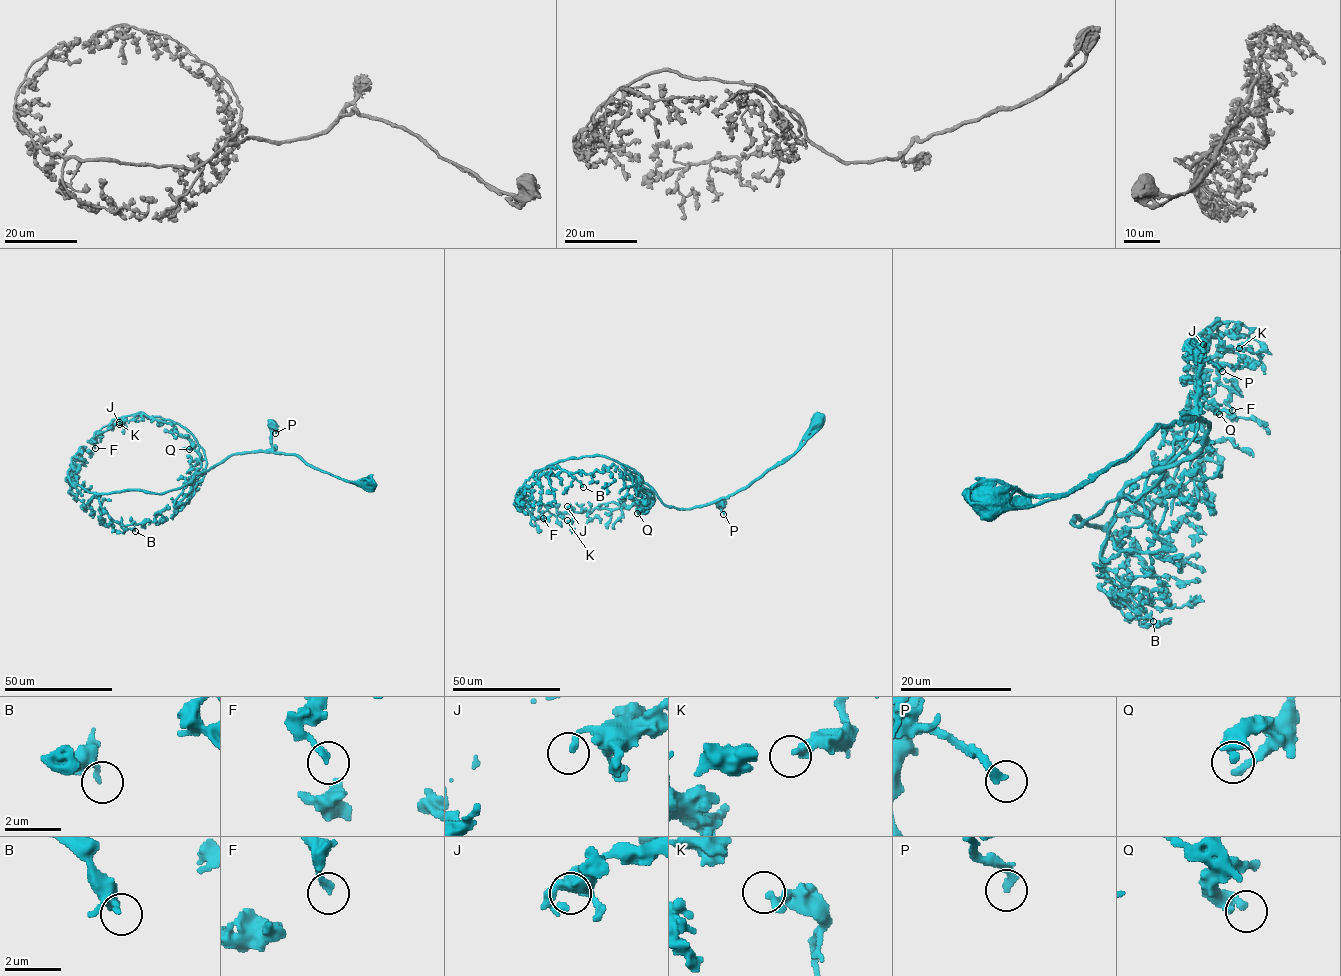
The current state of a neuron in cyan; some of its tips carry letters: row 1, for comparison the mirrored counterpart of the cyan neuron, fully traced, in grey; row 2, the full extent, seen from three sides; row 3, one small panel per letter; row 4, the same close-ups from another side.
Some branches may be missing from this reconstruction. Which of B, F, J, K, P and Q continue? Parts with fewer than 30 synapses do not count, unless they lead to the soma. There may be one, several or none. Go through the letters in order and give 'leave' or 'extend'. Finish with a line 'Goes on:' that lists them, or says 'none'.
B: leave
F: leave
J: leave
K: leave
P: leave
Q: leave
Goes on: none

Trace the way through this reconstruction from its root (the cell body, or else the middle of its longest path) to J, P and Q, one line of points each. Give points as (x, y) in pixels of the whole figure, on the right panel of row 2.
J: (991, 501), (1203, 419), (1139, 499), (1196, 432), (1217, 321), (1203, 344)
P: (991, 501), (1065, 494), (1090, 480), (1157, 426), (1178, 422), (1194, 407), (1204, 361), (1222, 371)
Q: (991, 501), (1065, 494), (1157, 426), (1203, 419), (1204, 444), (1132, 480), (1136, 499), (1192, 414), (1219, 414)

